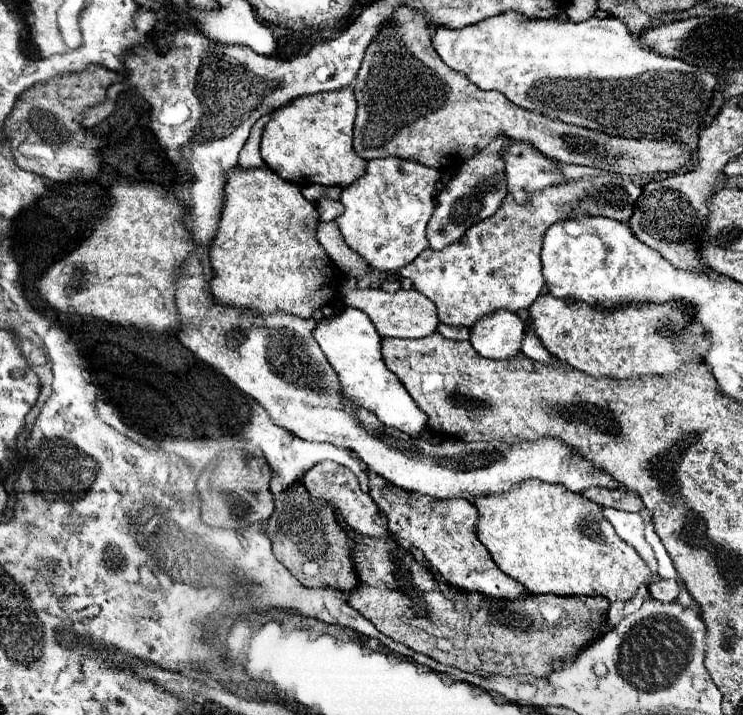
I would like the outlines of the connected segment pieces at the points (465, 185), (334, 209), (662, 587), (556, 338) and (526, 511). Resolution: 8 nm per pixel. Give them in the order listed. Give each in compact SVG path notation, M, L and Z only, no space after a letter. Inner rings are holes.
M499 135L497 139L493 139L491 145L487 145L481 153L477 153L475 157L465 161L461 165L459 173L441 189L441 193L437 195L435 213L427 225L427 239L429 239L431 249L441 251L447 245L459 241L469 227L491 217L499 209L503 197L507 195L505 175L503 175L505 165L501 161L501 149L507 145L505 143L507 139L509 137L505 137L505 135ZM477 179L481 179L481 183Z
M321 197L321 199L315 201L315 209L317 209L319 221L333 221L339 215L339 211L343 211L343 205L335 199Z
M661 579L661 581L653 581L649 583L649 593L653 599L663 601L663 603L671 603L677 599L679 595L679 585L673 579Z
M541 293L527 309L527 327L539 337L543 347L591 377L629 379L639 375L671 375L687 361L703 359L709 339L703 325L693 317L691 309L677 301L661 305L625 305L613 313L589 309L581 301L557 301L549 293Z
M531 479L505 495L477 497L475 507L479 511L479 541L487 547L499 569L525 585L533 595L601 595L613 603L633 599L637 589L649 583L651 569L631 545L617 537L613 525L603 517L601 507L577 493L565 491L561 485Z

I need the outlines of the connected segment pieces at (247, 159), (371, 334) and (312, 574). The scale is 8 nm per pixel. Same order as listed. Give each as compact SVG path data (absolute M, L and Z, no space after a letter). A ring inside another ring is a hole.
M271 113L265 115L265 117L261 117L261 119L257 119L257 125L253 125L249 141L245 143L243 151L239 153L239 165L241 167L249 169L249 167L263 167L265 165L263 157L259 155L259 145L261 145L261 135L263 135L263 129L265 129L269 117L271 117Z
M345 307L339 313L321 319L313 329L313 337L331 367L337 371L341 393L349 401L363 409L369 409L385 427L393 427L411 437L425 431L425 413L421 413L401 381L397 381L397 377L383 365L381 335L375 331L371 319L361 309Z
M293 483L281 495L275 497L275 511L267 521L267 535L273 543L275 557L299 579L305 587L337 587L349 595L359 577L351 561L353 539L347 537L343 527L335 521L331 509L321 507L317 499L305 489L303 483ZM325 539L339 539L339 545L321 545Z

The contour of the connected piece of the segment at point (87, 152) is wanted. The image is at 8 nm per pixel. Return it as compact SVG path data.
M87 65L73 75L53 77L41 85L29 87L5 119L5 139L15 163L31 173L43 175L51 181L71 181L75 177L95 179L101 167L97 155L103 145L101 135L93 135L79 123L81 111L99 105L107 97L107 87L121 81L121 75L101 65Z

